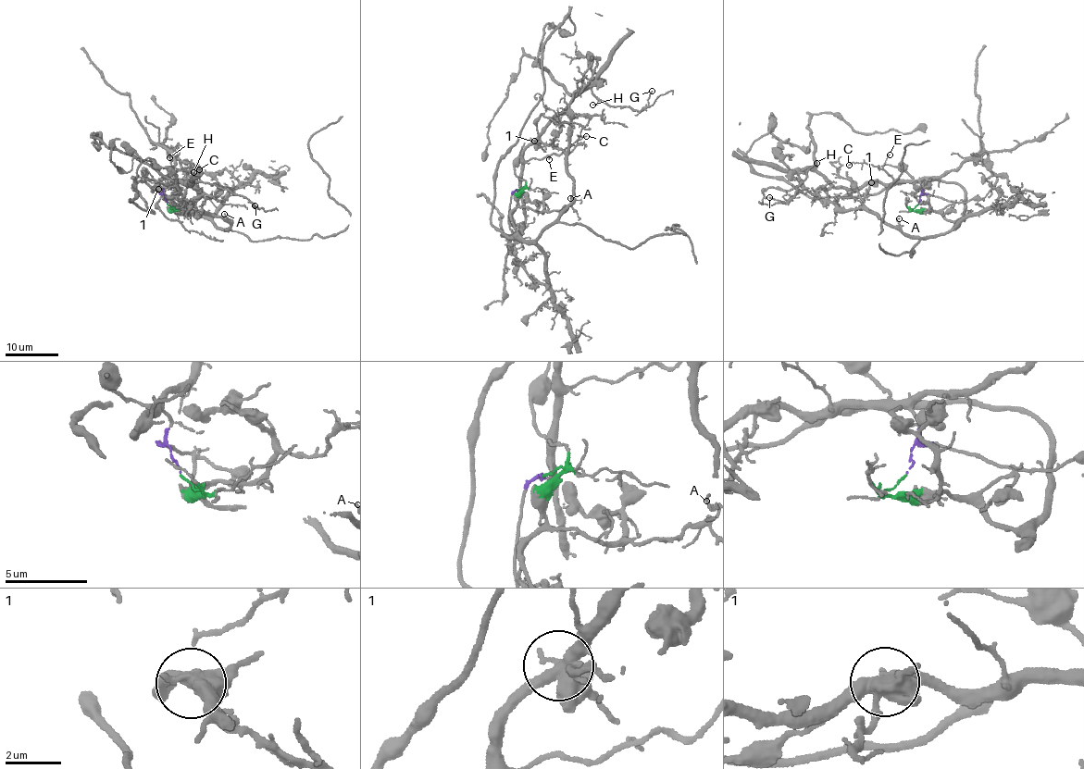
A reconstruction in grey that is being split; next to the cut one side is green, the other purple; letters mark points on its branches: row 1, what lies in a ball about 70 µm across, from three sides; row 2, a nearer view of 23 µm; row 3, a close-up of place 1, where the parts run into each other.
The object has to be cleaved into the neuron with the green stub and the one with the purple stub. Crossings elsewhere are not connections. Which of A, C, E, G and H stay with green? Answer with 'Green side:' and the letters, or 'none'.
Green side: A

